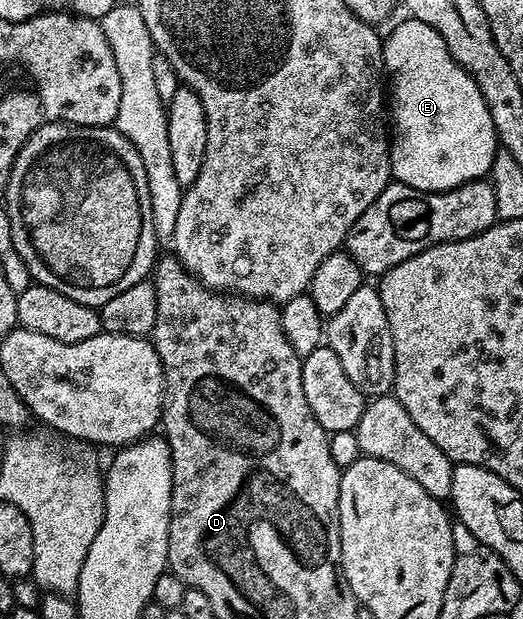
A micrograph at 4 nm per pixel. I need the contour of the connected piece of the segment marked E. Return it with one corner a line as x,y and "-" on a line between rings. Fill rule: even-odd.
403,18
403,21
392,30
383,40
383,67
386,79
389,81
389,116
393,121
393,135
391,141
391,174
398,183
413,186
422,192
448,192
465,182
482,180
488,175
493,166
493,158
500,151
499,135
493,126
493,114
489,114
489,106
485,98
481,98
481,90
477,90
477,82
461,67
449,54
449,46
445,46
445,38
433,30
433,26
425,26
425,22

